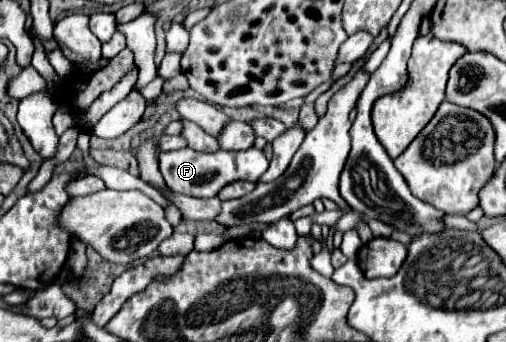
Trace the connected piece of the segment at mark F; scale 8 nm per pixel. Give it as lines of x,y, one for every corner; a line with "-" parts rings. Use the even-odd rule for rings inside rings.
190,147
178,151
160,153
160,173
166,185
174,193
190,195
190,197
216,197
218,191
232,181
252,181
256,183
260,175
268,169
268,159
260,149
246,151
216,151
216,153
200,153

